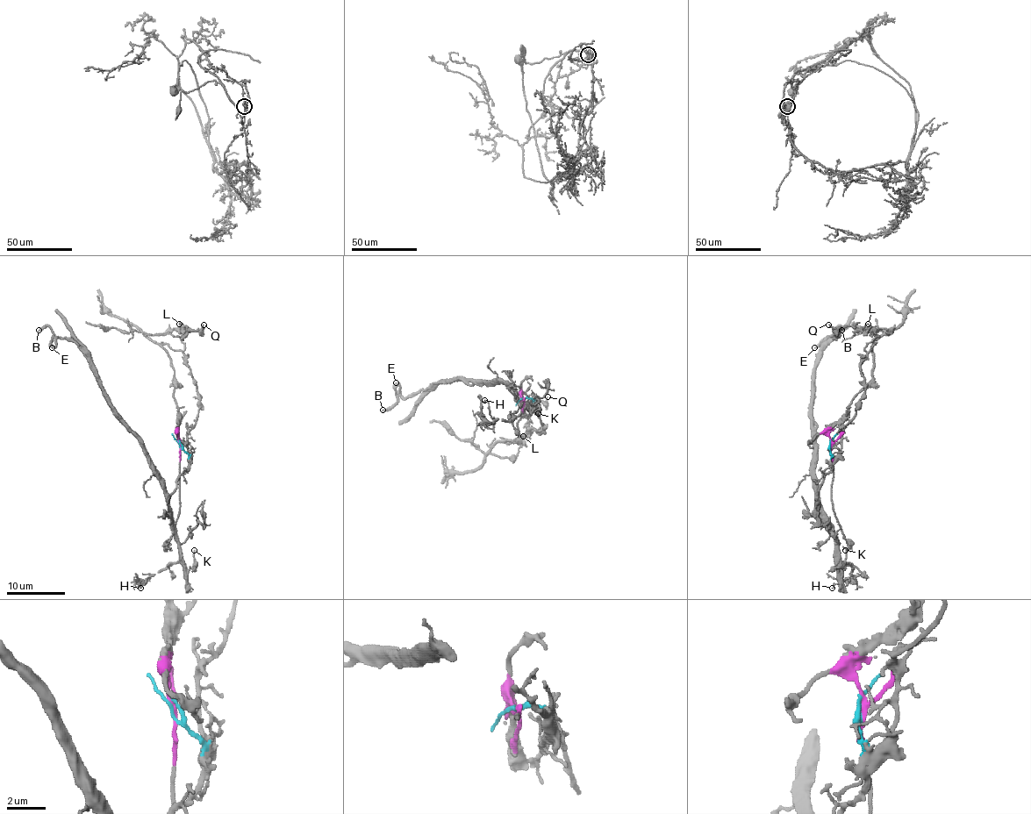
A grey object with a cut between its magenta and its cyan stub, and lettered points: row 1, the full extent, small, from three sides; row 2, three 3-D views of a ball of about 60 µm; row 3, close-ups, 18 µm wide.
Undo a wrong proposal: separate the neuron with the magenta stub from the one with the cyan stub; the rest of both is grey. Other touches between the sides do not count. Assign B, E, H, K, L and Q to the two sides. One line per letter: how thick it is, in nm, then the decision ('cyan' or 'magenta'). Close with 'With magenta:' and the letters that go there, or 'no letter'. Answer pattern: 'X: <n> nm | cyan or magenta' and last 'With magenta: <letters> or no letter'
B: 360 nm | cyan
E: 320 nm | cyan
H: 140 nm | cyan
K: 140 nm | cyan
L: 140 nm | magenta
Q: 170 nm | magenta
With magenta: L, Q

